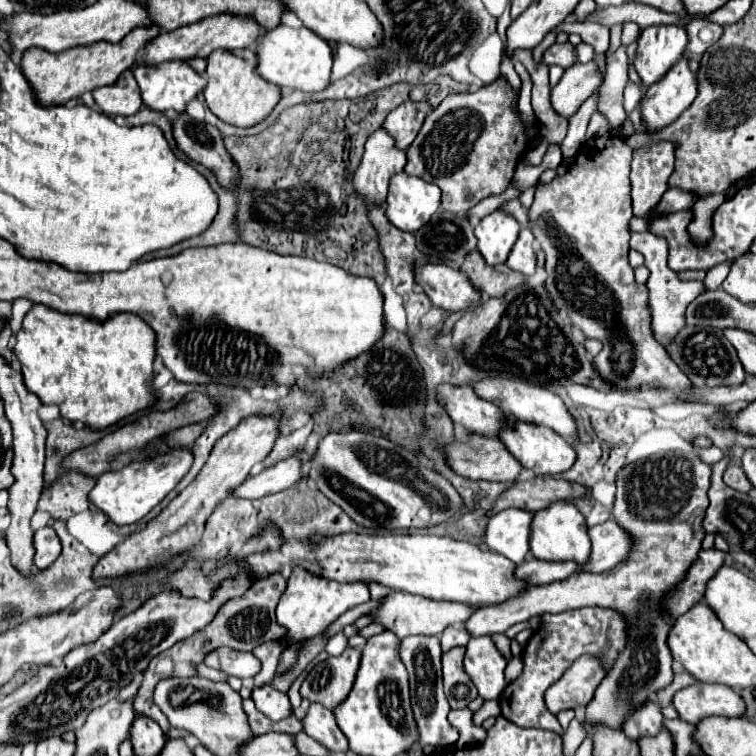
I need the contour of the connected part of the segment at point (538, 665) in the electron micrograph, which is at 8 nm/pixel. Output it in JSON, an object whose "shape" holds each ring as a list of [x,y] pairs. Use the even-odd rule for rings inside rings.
{"shape":[[[583,607],[565,613],[545,613],[541,617],[541,625],[533,631],[531,639],[523,647],[523,673],[505,687],[499,703],[501,715],[519,727],[535,727],[563,735],[563,729],[557,717],[541,705],[545,691],[561,679],[565,669],[573,665],[581,655],[599,655],[605,673],[611,671],[613,661],[619,657],[623,647],[627,645],[627,619],[609,607]]]}

